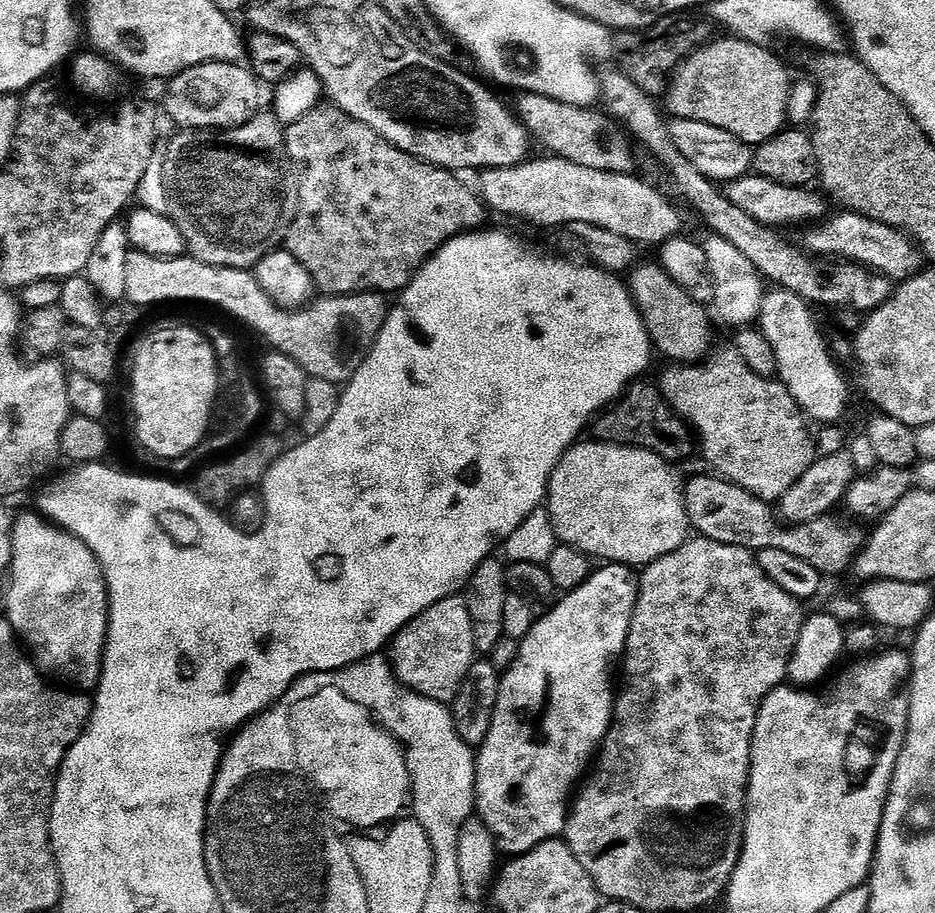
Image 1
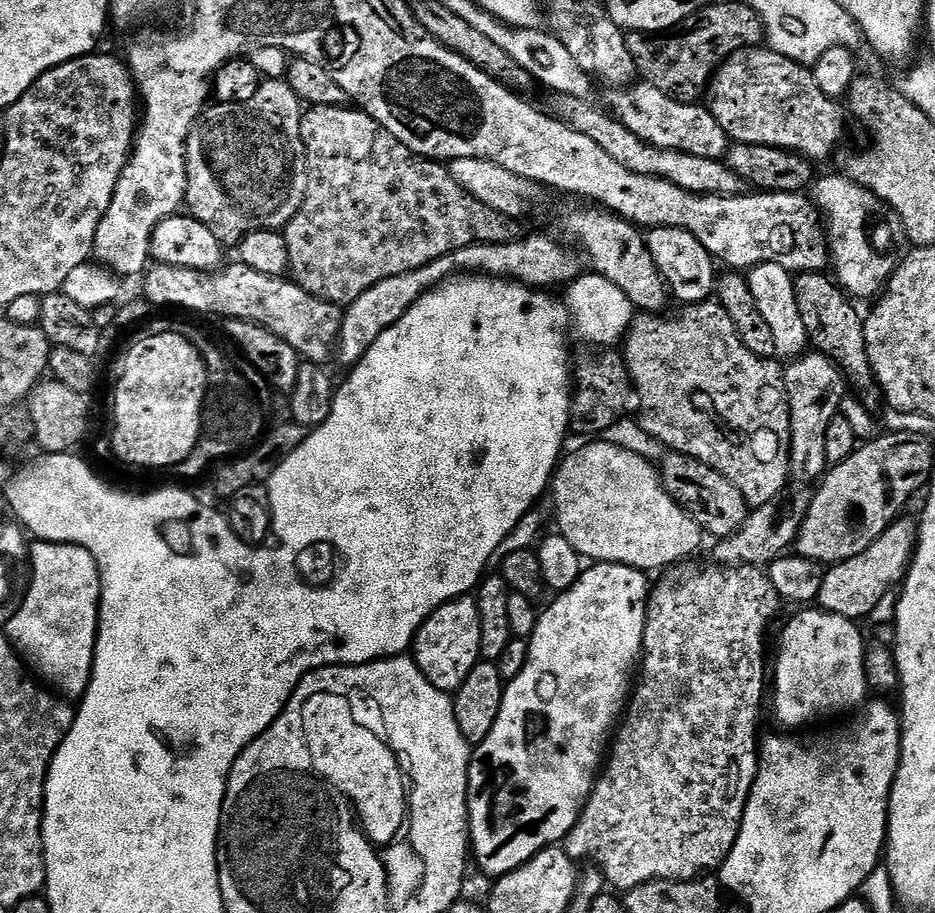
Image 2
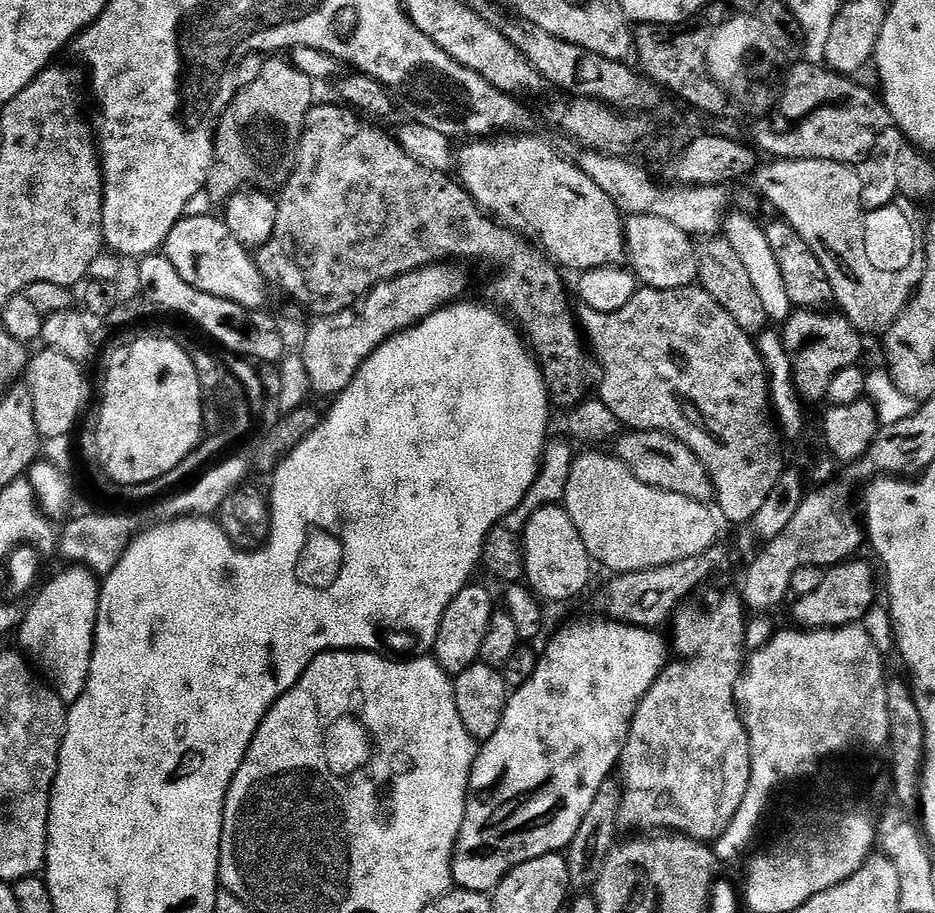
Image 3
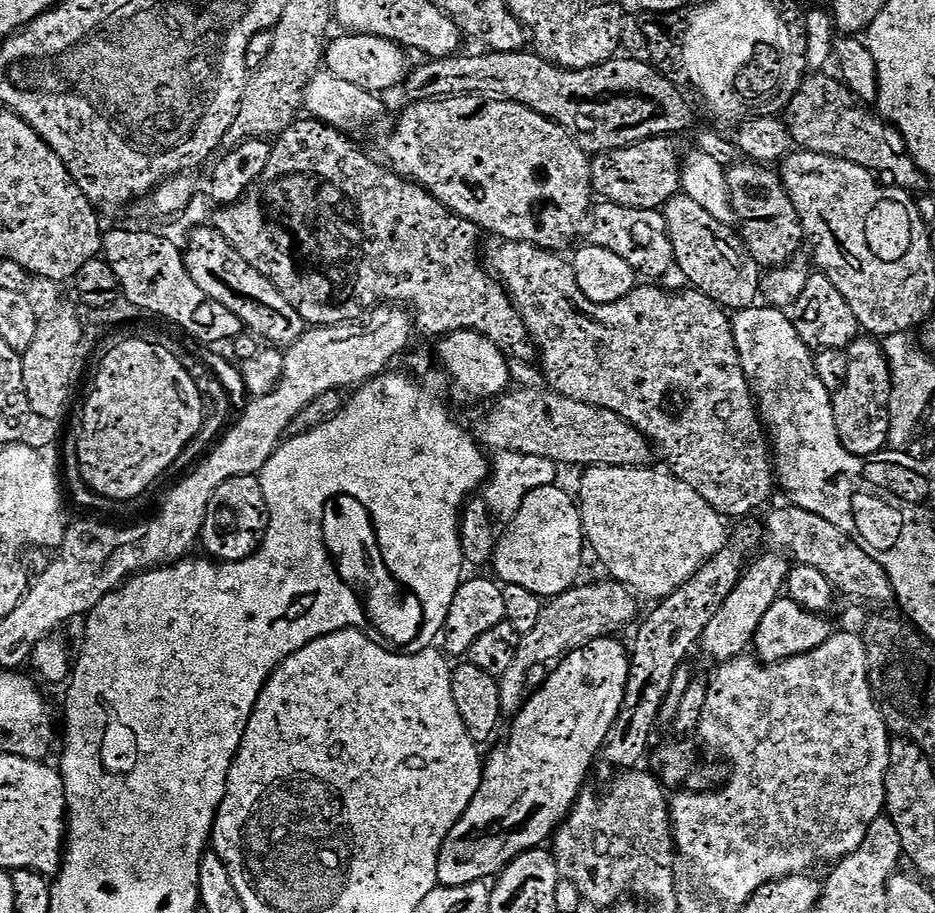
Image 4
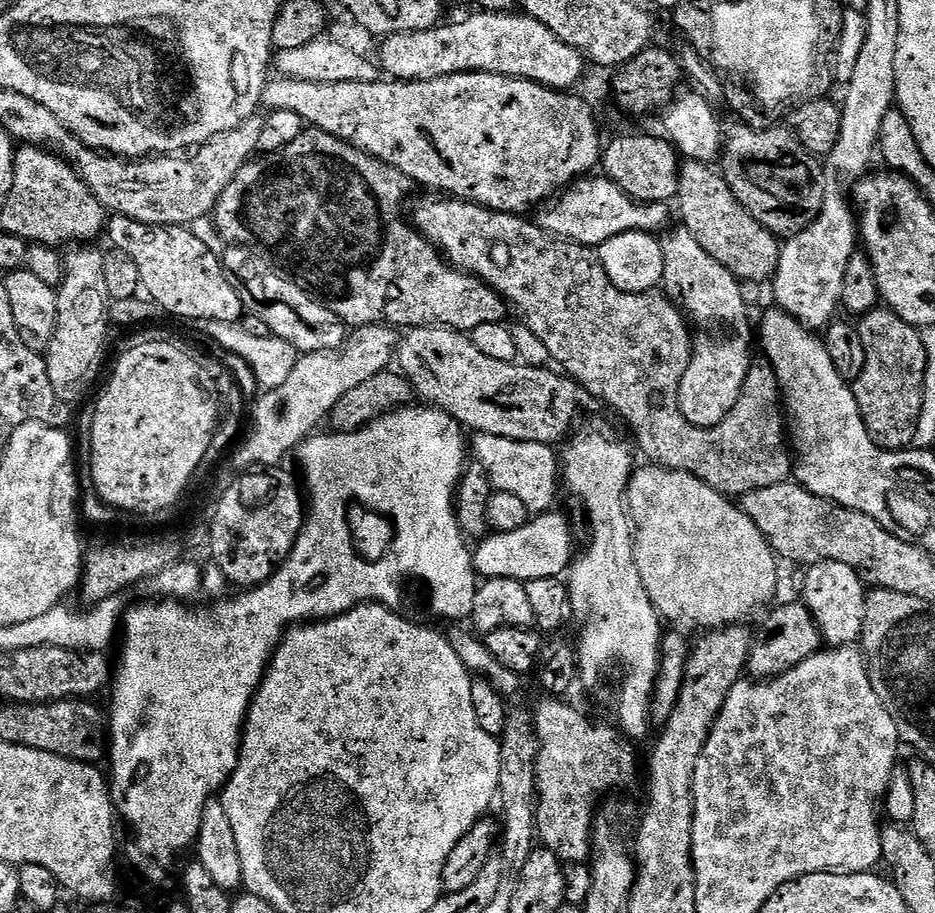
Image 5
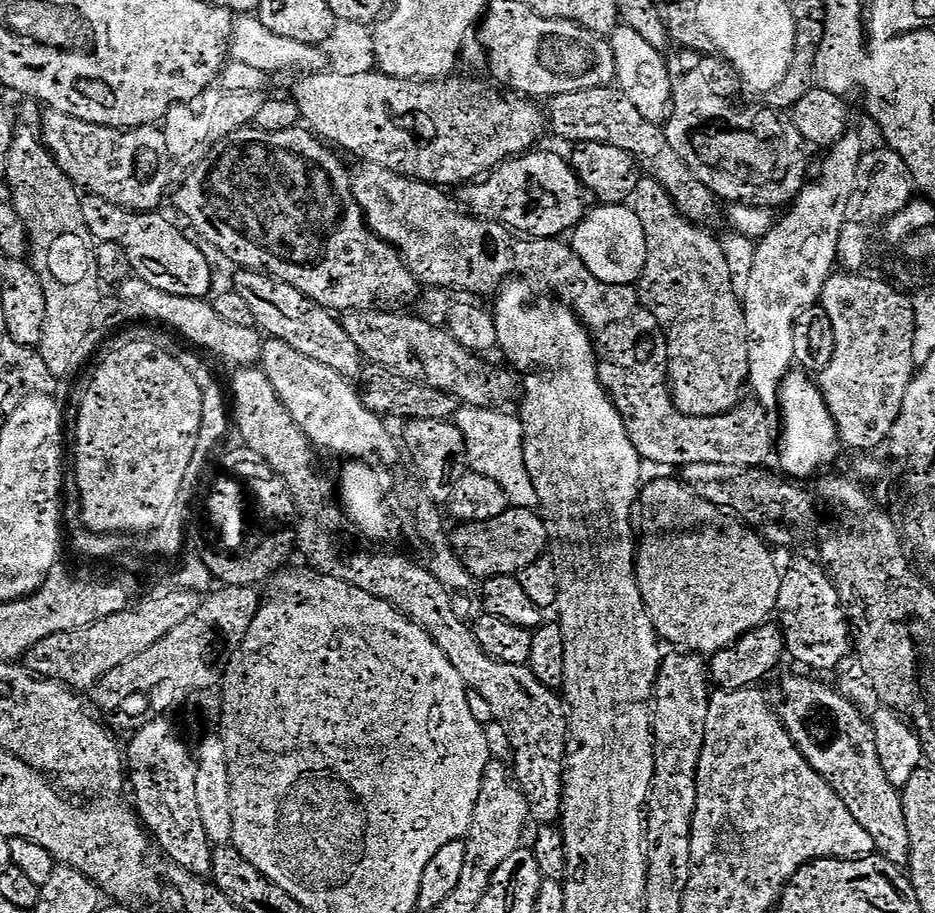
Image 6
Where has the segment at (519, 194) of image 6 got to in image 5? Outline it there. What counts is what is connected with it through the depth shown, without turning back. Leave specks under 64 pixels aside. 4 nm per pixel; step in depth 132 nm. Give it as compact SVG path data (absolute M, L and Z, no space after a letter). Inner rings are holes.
M592 174L569 184L559 194L539 205L534 223L558 241L599 246L627 232L659 233L659 228L668 220L668 207L667 203L641 204L617 188L607 176Z

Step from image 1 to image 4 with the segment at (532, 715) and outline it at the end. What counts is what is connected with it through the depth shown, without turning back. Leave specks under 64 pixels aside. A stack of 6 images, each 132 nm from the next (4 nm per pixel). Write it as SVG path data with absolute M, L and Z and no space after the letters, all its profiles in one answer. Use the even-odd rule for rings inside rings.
M603 638L593 640L589 645L582 649L576 649L569 653L559 661L549 671L548 680L541 688L535 689L527 697L524 702L524 707L516 713L511 721L512 733L508 736L508 741L493 754L492 757L487 757L484 766L484 781L480 783L479 790L476 791L476 796L472 800L470 806L466 810L466 814L462 814L460 821L450 830L450 834L444 839L444 845L440 851L440 861L438 862L438 881L445 888L464 888L468 884L483 881L488 882L500 875L504 871L504 867L514 858L518 858L523 852L529 852L532 848L538 848L548 843L555 837L556 829L567 820L572 812L576 801L580 799L581 792L585 791L588 780L588 771L593 771L594 765L597 763L598 757L604 751L605 745L608 743L609 737L617 727L616 719L621 719L622 713L625 711L627 698L627 684L631 676L632 662L630 659L629 649L623 648L618 641L612 640L616 638Z

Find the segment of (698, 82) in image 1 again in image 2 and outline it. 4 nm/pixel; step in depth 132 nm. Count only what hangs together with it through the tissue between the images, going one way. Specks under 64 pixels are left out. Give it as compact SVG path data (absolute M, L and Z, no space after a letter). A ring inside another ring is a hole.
M749 46L741 52L733 52L732 57L721 64L706 89L706 107L714 114L718 126L726 130L729 141L774 146L787 152L796 152L809 162L826 159L844 136L845 105L818 90L811 67L791 61L767 46Z

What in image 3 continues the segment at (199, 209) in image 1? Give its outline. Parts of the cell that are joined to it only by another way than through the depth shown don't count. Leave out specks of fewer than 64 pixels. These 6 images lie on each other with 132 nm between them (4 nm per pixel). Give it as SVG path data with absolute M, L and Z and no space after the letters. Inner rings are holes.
M280 58L265 59L262 74L258 74L258 79L254 82L239 89L232 104L220 119L215 135L216 156L206 185L207 195L212 195L216 200L227 202L237 192L251 188L265 193L279 190L296 169L296 157L300 155L300 139L304 137L306 114L314 107L314 81L311 76L293 66L291 59L276 59Z

